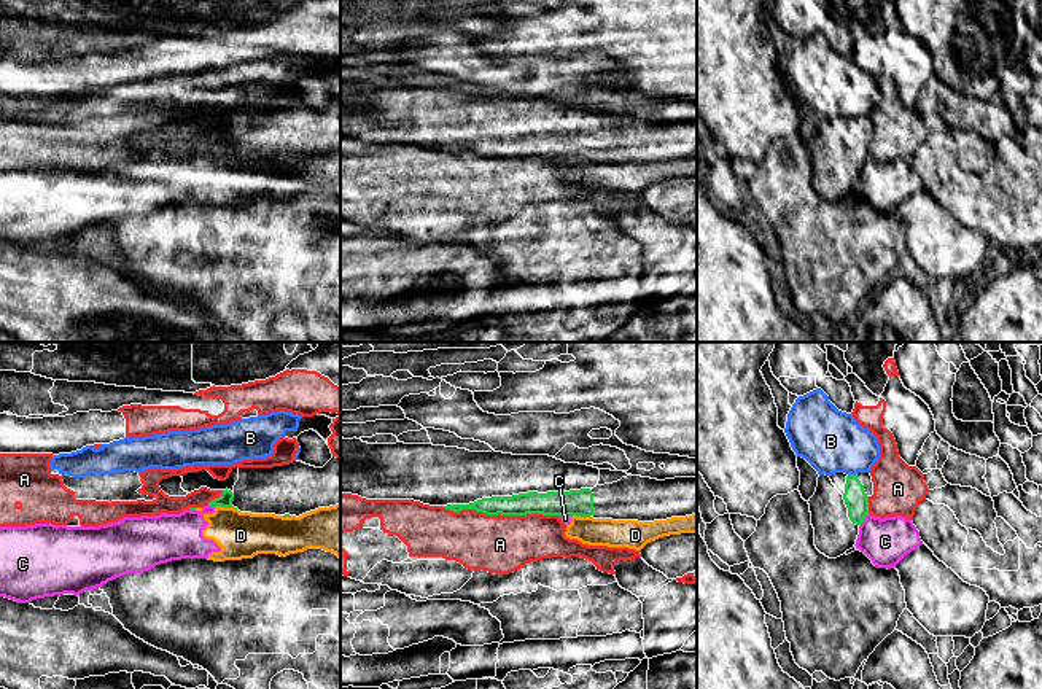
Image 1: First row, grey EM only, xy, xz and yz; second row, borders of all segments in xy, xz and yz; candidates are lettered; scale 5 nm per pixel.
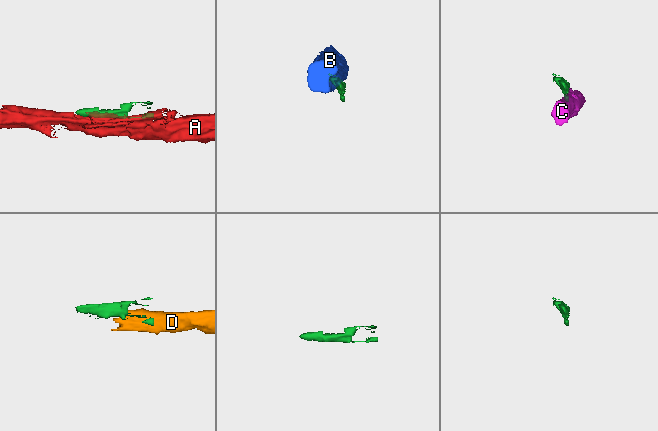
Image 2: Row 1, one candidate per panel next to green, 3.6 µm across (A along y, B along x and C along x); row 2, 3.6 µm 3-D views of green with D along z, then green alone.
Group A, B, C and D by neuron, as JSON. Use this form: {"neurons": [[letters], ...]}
{"neurons": [["A"], ["B"], ["C", "D"]]}

